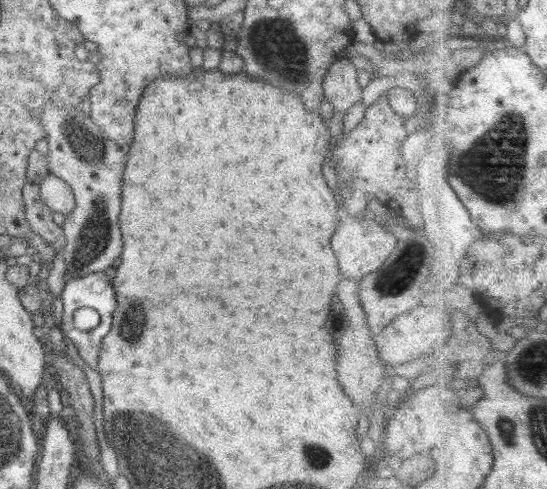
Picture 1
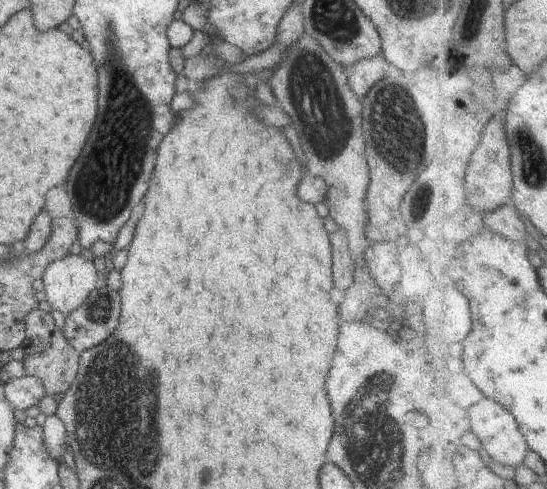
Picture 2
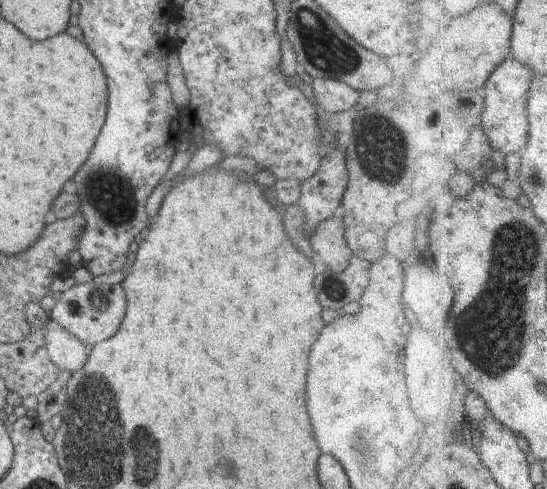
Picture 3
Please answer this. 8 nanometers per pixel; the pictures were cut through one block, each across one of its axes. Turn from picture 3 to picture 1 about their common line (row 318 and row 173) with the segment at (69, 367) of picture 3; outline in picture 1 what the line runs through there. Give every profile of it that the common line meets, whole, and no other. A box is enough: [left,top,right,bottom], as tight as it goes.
[39,172,76,218]

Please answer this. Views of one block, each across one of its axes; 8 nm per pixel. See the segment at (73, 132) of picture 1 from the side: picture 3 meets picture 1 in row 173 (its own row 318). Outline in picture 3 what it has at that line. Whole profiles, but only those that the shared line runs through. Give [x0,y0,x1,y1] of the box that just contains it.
[49,281,126,347]

